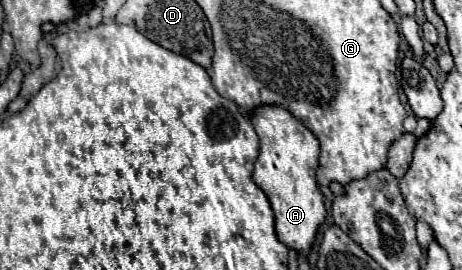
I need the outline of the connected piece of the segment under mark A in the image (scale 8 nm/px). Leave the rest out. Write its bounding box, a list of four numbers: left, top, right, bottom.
[251,105,325,253]

